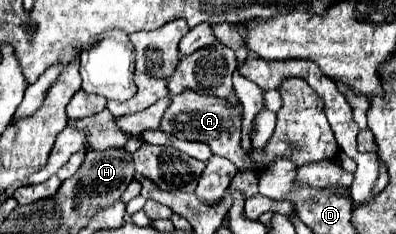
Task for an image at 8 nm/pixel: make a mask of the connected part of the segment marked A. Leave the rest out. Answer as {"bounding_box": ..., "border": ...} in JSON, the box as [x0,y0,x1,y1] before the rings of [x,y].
{"bounding_box":[159,90,257,170],"border":[[[185,90],[183,94],[171,96],[171,104],[165,110],[165,118],[161,118],[159,130],[165,134],[173,134],[181,140],[189,142],[205,142],[213,148],[213,154],[231,160],[241,170],[257,170],[257,164],[251,156],[241,148],[241,108],[231,106],[215,96],[197,94],[193,90]]]}

